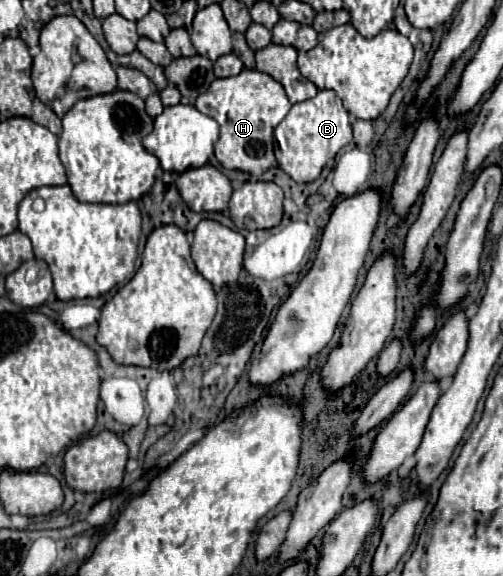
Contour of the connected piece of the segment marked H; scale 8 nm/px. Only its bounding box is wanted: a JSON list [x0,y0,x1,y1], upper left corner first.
[195,68,291,176]

